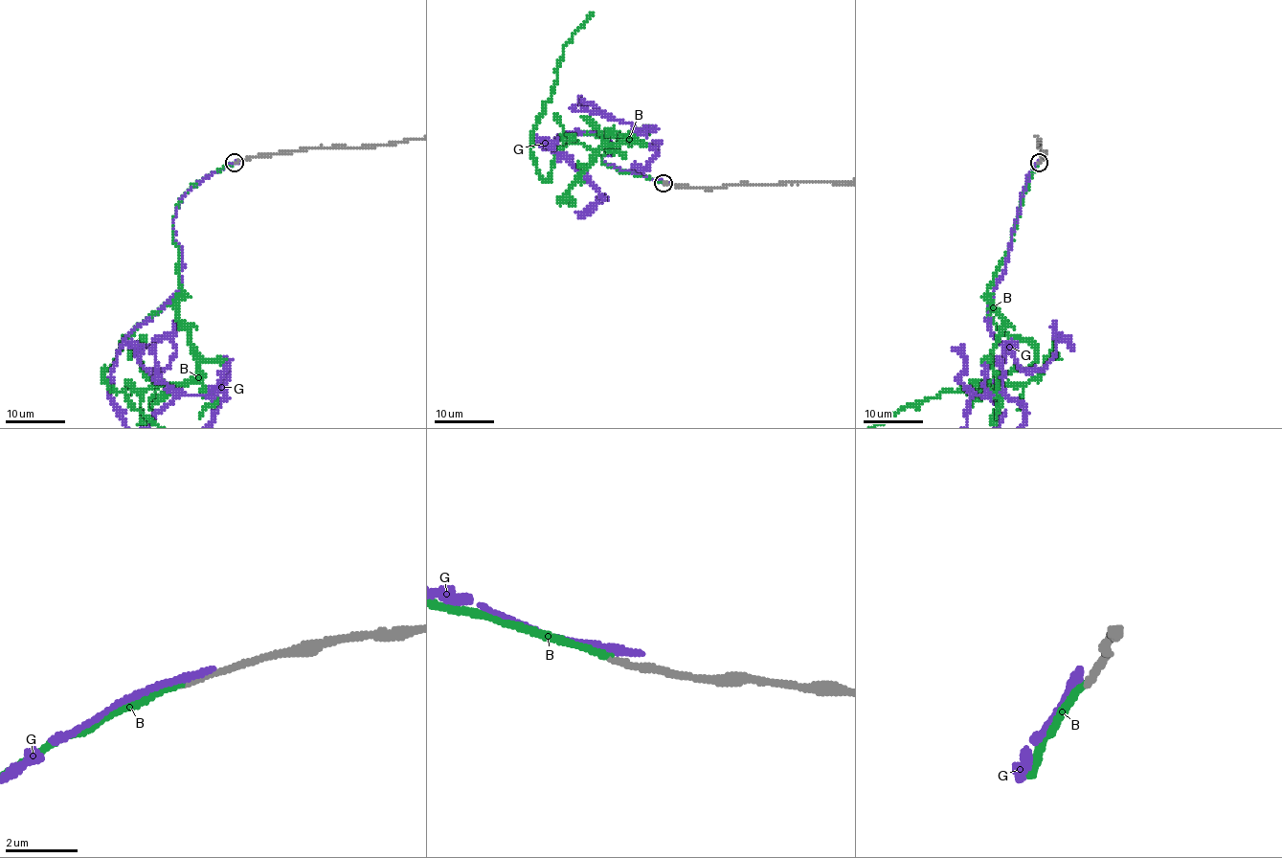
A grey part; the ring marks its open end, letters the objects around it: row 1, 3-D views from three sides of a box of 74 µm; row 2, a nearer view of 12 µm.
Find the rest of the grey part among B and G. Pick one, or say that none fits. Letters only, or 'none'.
B

